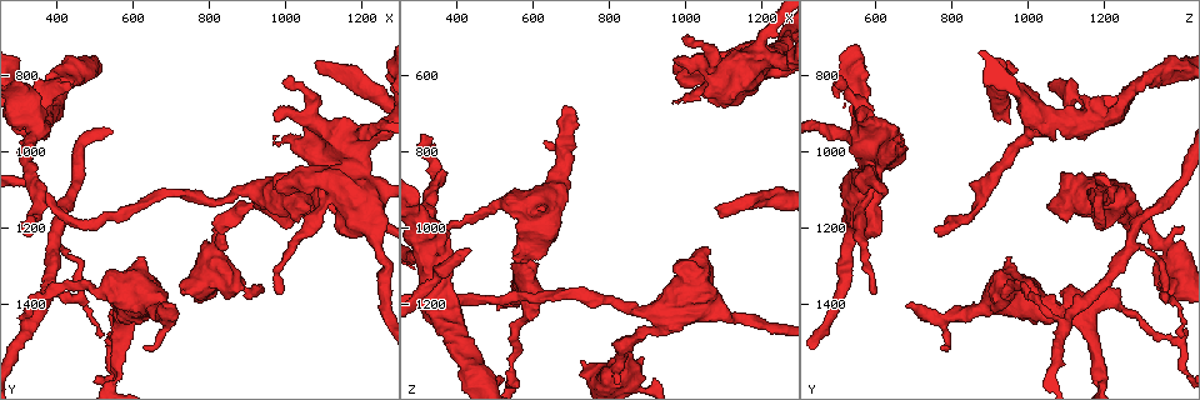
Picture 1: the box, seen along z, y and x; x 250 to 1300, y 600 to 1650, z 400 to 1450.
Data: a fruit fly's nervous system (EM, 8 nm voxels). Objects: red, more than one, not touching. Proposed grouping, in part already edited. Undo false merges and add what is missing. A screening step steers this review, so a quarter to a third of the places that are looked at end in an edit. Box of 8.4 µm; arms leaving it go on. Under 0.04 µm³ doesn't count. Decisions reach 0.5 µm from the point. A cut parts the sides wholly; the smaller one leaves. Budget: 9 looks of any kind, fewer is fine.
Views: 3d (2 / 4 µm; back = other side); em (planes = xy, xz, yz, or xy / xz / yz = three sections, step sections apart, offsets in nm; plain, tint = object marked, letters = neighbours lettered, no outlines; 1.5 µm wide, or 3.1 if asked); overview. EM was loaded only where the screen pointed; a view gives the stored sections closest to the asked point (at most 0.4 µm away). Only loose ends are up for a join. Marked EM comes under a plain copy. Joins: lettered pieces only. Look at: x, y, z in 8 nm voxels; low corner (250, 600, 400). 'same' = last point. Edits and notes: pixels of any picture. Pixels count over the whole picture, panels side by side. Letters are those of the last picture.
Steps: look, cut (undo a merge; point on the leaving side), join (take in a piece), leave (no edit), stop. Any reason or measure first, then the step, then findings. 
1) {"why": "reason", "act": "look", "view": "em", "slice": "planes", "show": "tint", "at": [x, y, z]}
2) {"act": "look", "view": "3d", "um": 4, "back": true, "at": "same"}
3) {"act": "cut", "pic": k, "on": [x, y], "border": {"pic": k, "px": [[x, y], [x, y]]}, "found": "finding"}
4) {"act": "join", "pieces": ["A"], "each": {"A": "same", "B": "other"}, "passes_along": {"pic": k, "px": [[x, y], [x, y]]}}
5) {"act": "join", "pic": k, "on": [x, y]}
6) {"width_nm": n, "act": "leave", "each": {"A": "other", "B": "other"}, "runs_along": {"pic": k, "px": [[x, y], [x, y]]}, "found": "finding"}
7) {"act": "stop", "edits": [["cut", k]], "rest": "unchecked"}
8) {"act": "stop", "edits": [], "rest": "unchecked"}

{"why": "calibre changes", "act": "look", "view": "3d", "um": 4, "back": true, "at": [330, 925, 1120]}

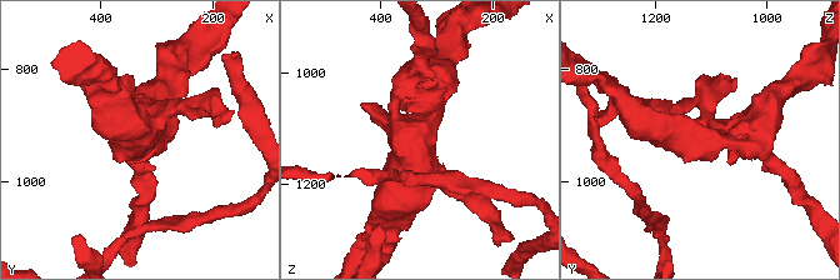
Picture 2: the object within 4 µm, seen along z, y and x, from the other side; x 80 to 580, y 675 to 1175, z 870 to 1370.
{"why": "shape alone is not enough", "act": "look", "view": "em", "slice": "xy", "step": 8, "show": "letters", "at": [340, 925, 1115]}

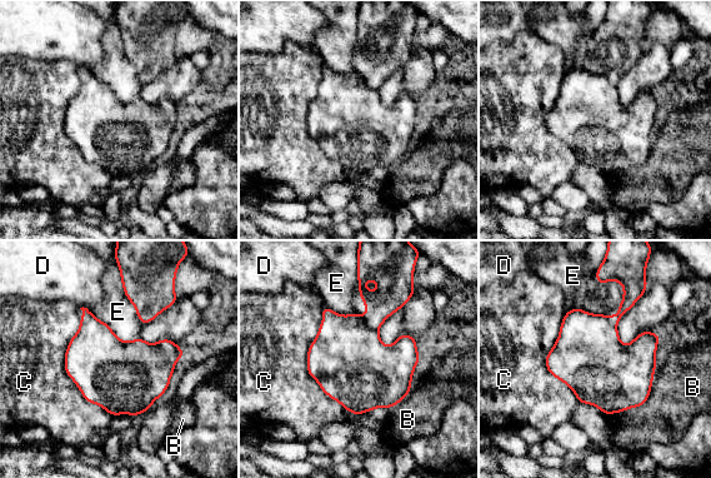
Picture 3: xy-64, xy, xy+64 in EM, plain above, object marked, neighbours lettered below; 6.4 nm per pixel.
{"act": "cut", "pic": 3, "on": [391, 295], "each": {"B": "other", "C": "other", "D": "other", "E": "other"}, "border": {"pic": 3, "px": [[364, 320], [376, 330]]}, "found": "a second cell is stuck on"}

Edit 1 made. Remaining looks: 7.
{"why": "redraw", "act": "look", "view": "overview"}

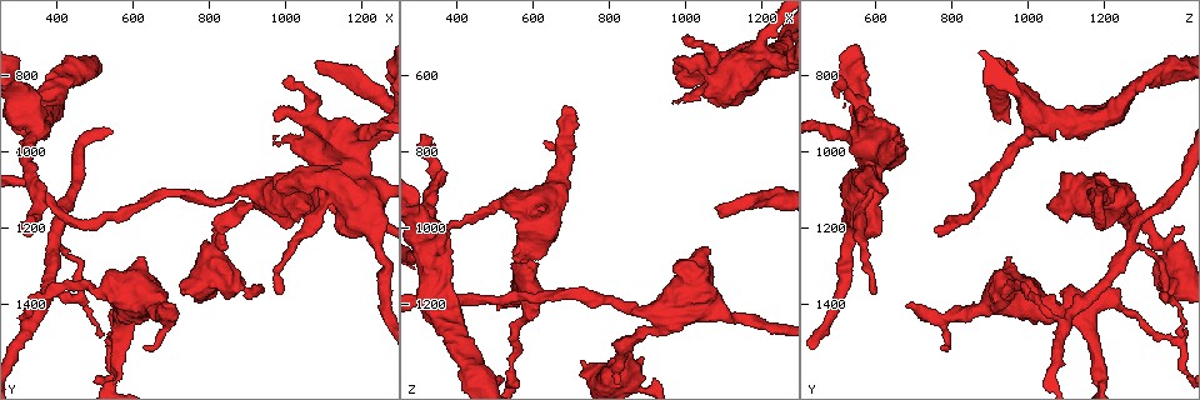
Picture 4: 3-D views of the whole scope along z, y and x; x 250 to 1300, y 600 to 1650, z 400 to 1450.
{"why": "an open end", "act": "look", "view": "em", "slice": "xy", "step": 8, "show": "letters", "at": [1010, 805, 500]}

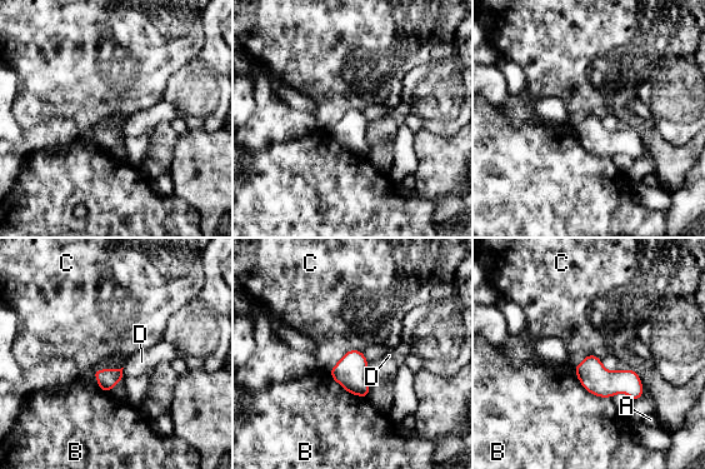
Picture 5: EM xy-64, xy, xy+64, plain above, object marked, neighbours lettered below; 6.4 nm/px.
{"why": "another direction", "act": "look", "view": "em", "slice": "yz", "step": 4, "show": "letters", "at": "same"}

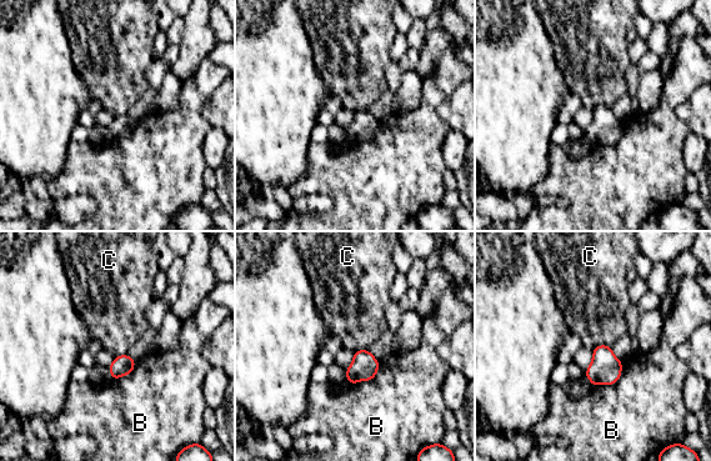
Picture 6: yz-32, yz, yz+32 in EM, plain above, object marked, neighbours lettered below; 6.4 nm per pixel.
{"width_nm": 140, "act": "leave", "each": {"B": "other", "C": "other"}, "border": {"pic": 6, "px": [[360, 347], [367, 349]]}, "found": "no lettered piece goes on from it"}

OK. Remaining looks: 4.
{"why": "end of a long branch", "act": "look", "view": "em", "slice": "planes", "show": "letters", "at": [1080, 755, 950]}

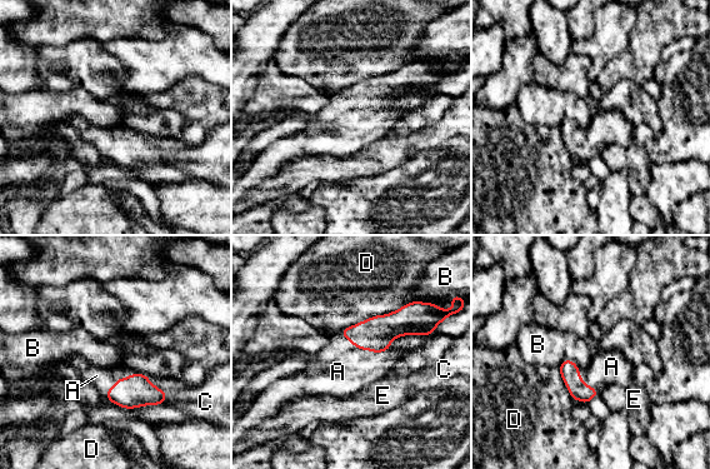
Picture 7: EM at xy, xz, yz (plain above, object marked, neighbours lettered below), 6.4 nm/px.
{"act": "join", "pieces": ["A"], "each": {"A": "same", "B": "other", "C": "other", "D": "other", "E": "other"}, "found": "it goes on there"}

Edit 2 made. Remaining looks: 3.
{"why": "calibre changes", "act": "look", "view": "3d", "um": 4, "at": [1110, 1135, 560]}

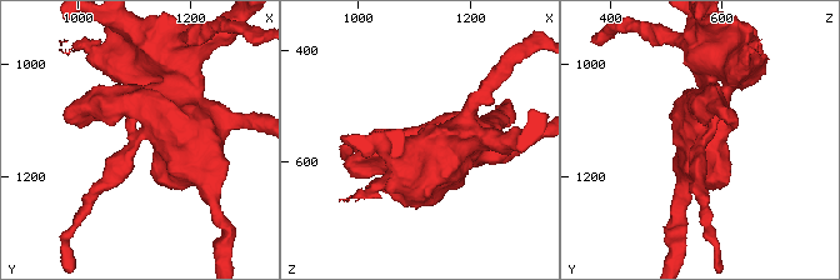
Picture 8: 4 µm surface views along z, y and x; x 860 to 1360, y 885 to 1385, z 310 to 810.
{"act": "look", "view": "em", "slice": "xz", "step": 4, "show": "letters", "at": [1110, 1135, 565]}

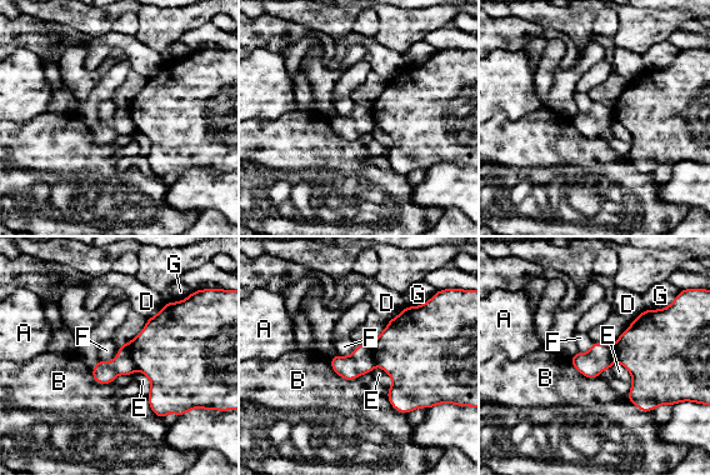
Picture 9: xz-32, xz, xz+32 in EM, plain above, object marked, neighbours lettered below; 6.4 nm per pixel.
{"width_nm": 170, "act": "cut", "pic": 9, "on": [104, 373], "each": {"A": "other", "B": "other", "D": "other", "E": "other", "F": "other", "G": "other"}, "border": {"pic": 9, "px": [[124, 345], [136, 369]]}, "found": "two cells meet here"}

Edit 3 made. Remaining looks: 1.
{"act": "stop", "edits": [["cut", 3], ["join", 7], ["cut", 9]], "rest": "unchecked"}

